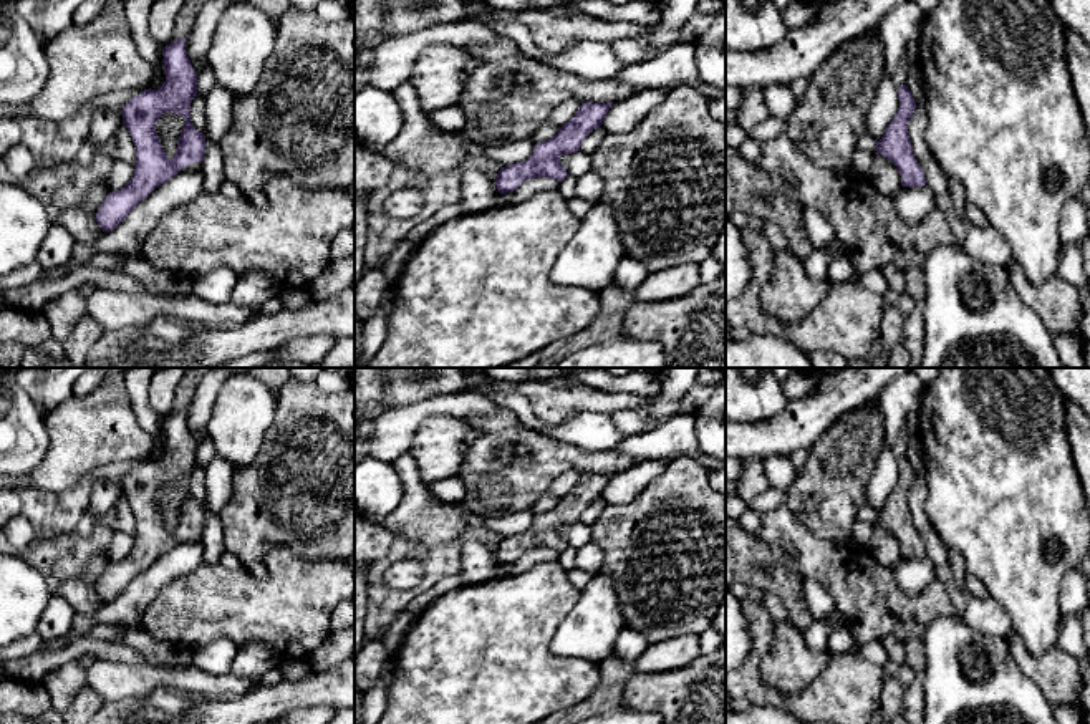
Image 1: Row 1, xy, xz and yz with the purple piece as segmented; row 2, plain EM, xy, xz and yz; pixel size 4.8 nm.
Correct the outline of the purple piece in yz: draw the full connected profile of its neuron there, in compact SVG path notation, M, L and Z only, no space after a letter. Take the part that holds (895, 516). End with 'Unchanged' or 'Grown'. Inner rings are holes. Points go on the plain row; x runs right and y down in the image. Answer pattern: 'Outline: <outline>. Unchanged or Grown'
Outline: M906 456L898 459L898 469L898 484L888 495L883 509L876 512L876 525L885 527L896 537L903 558L923 558L926 557L926 548L913 525L908 504L908 494L916 480L916 472Z. Unchanged

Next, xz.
Outline: M581 474L576 485L553 509L535 515L533 525L527 532L499 542L495 552L497 563L514 563L527 550L550 548L562 553L568 548L567 540L560 535L560 529L580 522L583 510L603 495L611 475Z. Unchanged

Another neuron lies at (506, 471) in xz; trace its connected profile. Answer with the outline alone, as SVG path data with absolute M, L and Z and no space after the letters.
M518 424L465 436L457 477L465 490L462 504L492 519L530 509L567 471L616 474L638 462L618 451L586 452Z

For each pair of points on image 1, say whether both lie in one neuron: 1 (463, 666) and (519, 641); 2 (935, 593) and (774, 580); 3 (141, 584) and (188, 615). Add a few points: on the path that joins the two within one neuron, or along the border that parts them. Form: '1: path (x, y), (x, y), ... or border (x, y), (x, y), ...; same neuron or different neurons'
1: path (476, 661), (496, 641), (506, 641); same neuron
2: border (779, 549), (792, 560), (804, 579); different neurons
3: border (189, 572), (173, 577), (146, 607), (138, 623); different neurons

